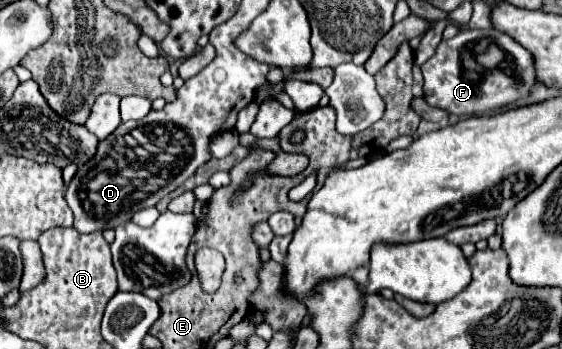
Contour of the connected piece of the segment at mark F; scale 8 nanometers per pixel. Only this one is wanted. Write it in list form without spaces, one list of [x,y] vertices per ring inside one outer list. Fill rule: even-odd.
[[[495,28],[463,30],[449,40],[441,40],[435,54],[421,66],[421,70],[423,70],[425,102],[455,116],[475,116],[475,114],[493,112],[519,98],[527,98],[531,86],[537,84],[533,54],[527,48],[523,48],[519,42],[515,42],[509,34],[499,32]],[[481,38],[491,38],[505,52],[503,62],[491,70],[487,68],[483,70],[483,66],[477,60],[473,60],[471,54],[467,56],[467,44]]]

